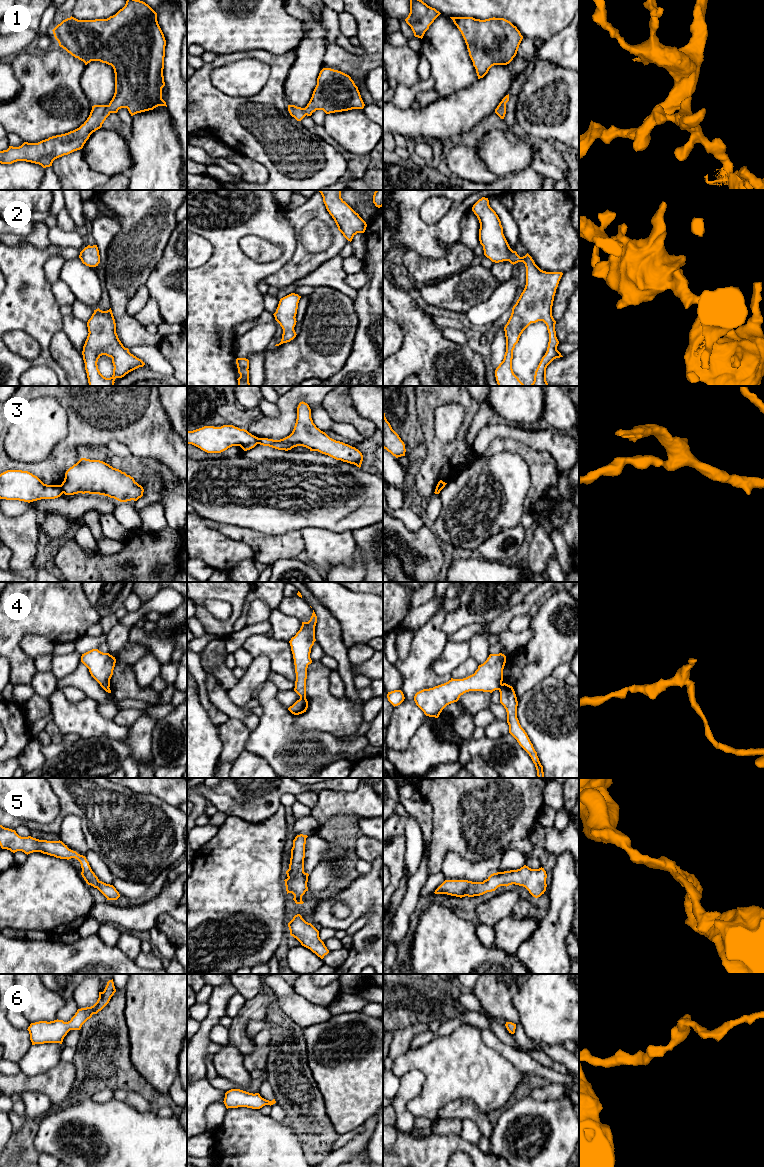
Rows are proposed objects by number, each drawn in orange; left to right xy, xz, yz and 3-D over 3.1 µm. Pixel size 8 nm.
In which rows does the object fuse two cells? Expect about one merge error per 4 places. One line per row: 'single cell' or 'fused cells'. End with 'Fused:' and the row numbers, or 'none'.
1: single cell
2: single cell
3: fused cells
4: fused cells
5: single cell
6: single cell
Fused: 3, 4

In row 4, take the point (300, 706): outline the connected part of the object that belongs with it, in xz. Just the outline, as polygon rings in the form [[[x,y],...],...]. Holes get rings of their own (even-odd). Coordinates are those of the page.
[[[300,698],[292,706],[290,706],[288,708],[288,710],[294,715],[299,715],[299,714],[306,712],[307,708],[308,708],[307,699],[306,698]]]

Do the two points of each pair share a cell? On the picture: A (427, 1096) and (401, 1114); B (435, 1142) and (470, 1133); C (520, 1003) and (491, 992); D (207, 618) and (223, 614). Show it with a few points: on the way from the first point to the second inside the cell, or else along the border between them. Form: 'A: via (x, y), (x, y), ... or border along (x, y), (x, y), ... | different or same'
A: border along (421, 1089), (406, 1104), (406, 1108), (414, 1116) | different
B: border along (459, 1135), (477, 1145) | different
C: border along (520, 984), (512, 997), (516, 1023) | different
D: border along (202, 601), (218, 619), (227, 619), (231, 615) | different

